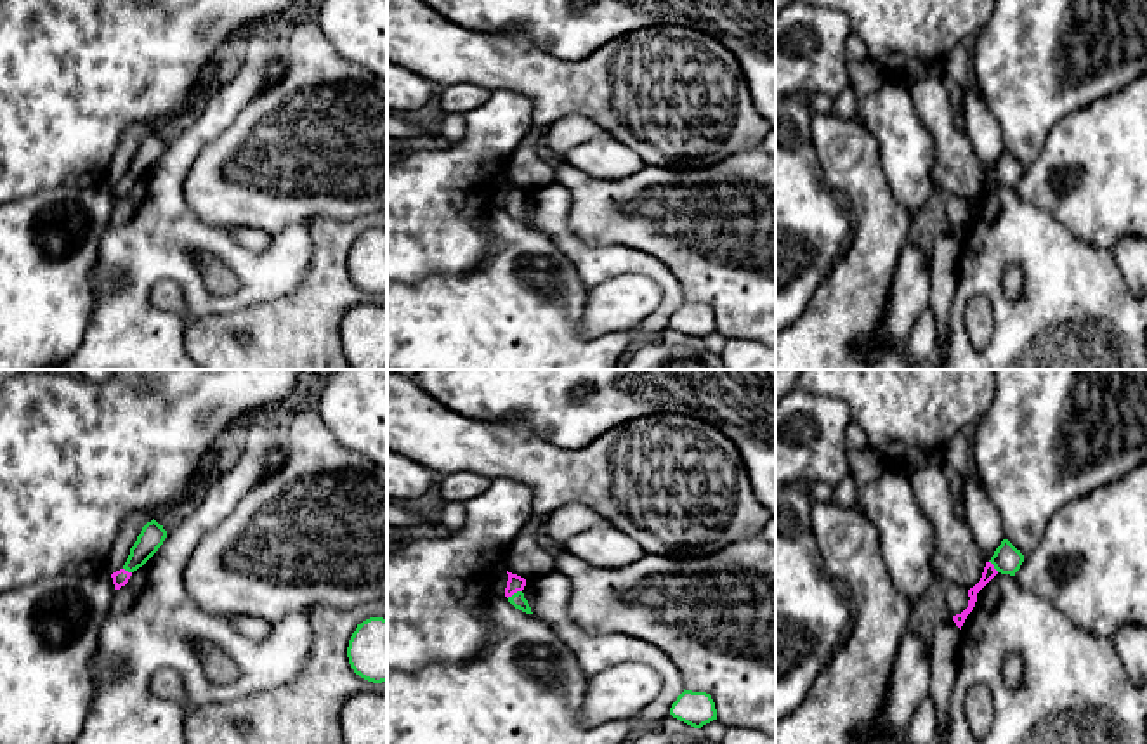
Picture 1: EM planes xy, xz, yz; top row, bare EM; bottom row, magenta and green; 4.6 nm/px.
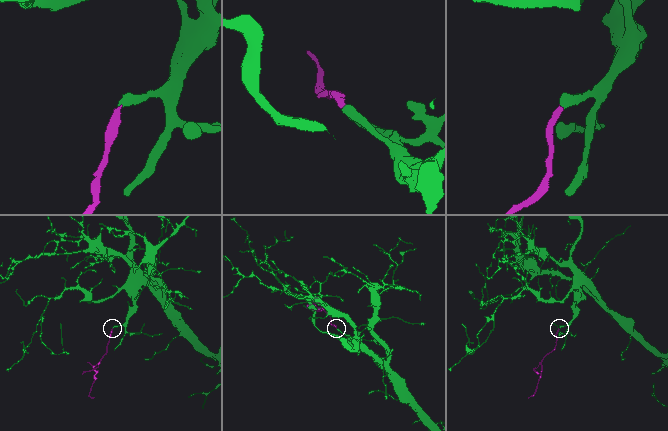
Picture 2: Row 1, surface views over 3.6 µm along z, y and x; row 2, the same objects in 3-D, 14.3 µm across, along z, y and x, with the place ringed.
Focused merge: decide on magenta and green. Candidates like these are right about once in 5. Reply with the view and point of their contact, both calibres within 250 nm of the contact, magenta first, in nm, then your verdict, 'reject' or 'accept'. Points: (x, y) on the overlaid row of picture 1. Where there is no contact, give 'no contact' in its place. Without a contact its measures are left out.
meets magenta in xz at (514, 592); 80 nm thick on the magenta side, 70 nm on the other; accept

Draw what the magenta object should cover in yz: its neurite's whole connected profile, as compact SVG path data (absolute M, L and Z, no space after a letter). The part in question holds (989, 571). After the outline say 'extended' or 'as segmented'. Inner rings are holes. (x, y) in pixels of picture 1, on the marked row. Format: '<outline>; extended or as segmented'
M1003 539L1001 545L996 548L994 555L989 562L986 562L984 572L980 581L968 590L968 607L961 612L953 616L953 621L961 630L967 616L973 610L977 602L977 593L998 574L1010 574L1015 576L1015 572L1020 569L1024 562L1024 555L1020 550L1017 550L1008 539Z; extended

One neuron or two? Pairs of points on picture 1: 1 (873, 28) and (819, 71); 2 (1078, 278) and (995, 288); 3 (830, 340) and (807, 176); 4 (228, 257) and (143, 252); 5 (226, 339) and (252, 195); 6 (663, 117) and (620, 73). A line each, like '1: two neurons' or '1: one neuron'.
1: two neurons
2: one neuron
3: two neurons
4: one neuron
5: two neurons
6: one neuron

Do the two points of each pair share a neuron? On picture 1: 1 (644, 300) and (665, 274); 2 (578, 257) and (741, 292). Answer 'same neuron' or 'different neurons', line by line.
1: different neurons
2: different neurons

